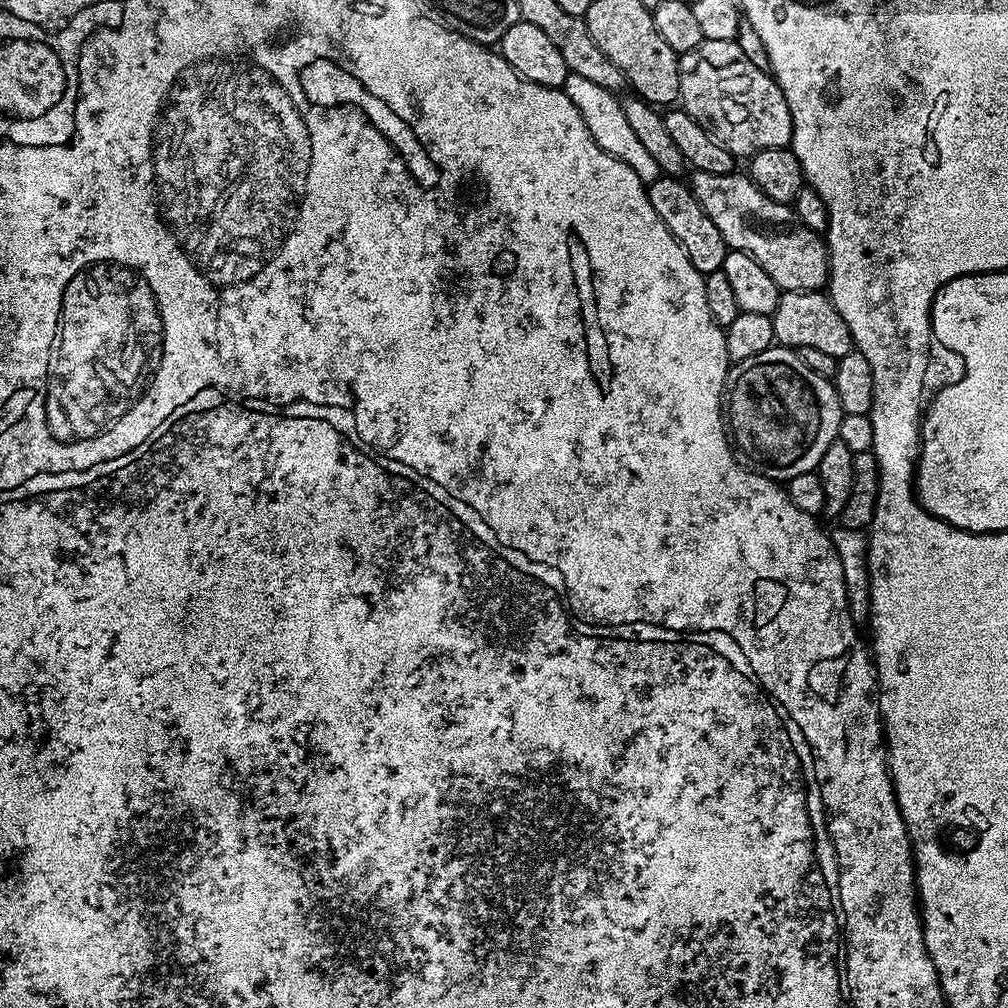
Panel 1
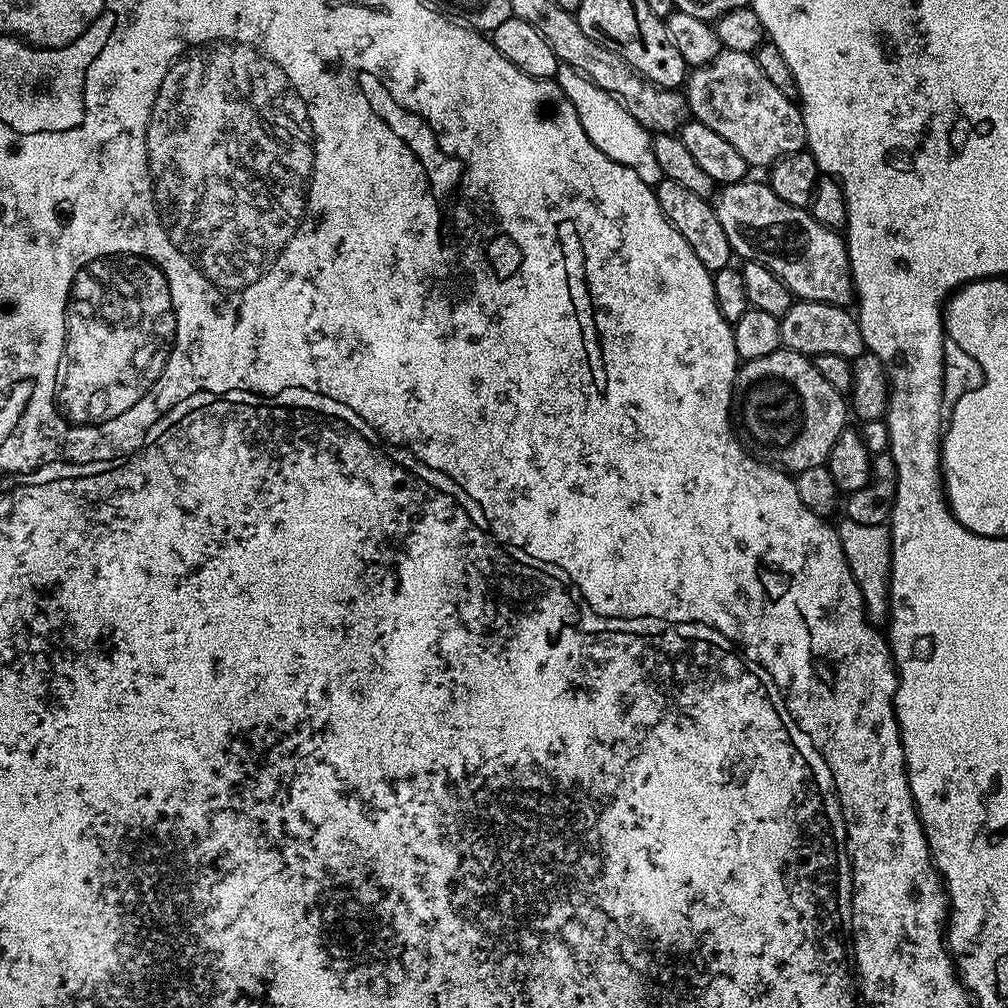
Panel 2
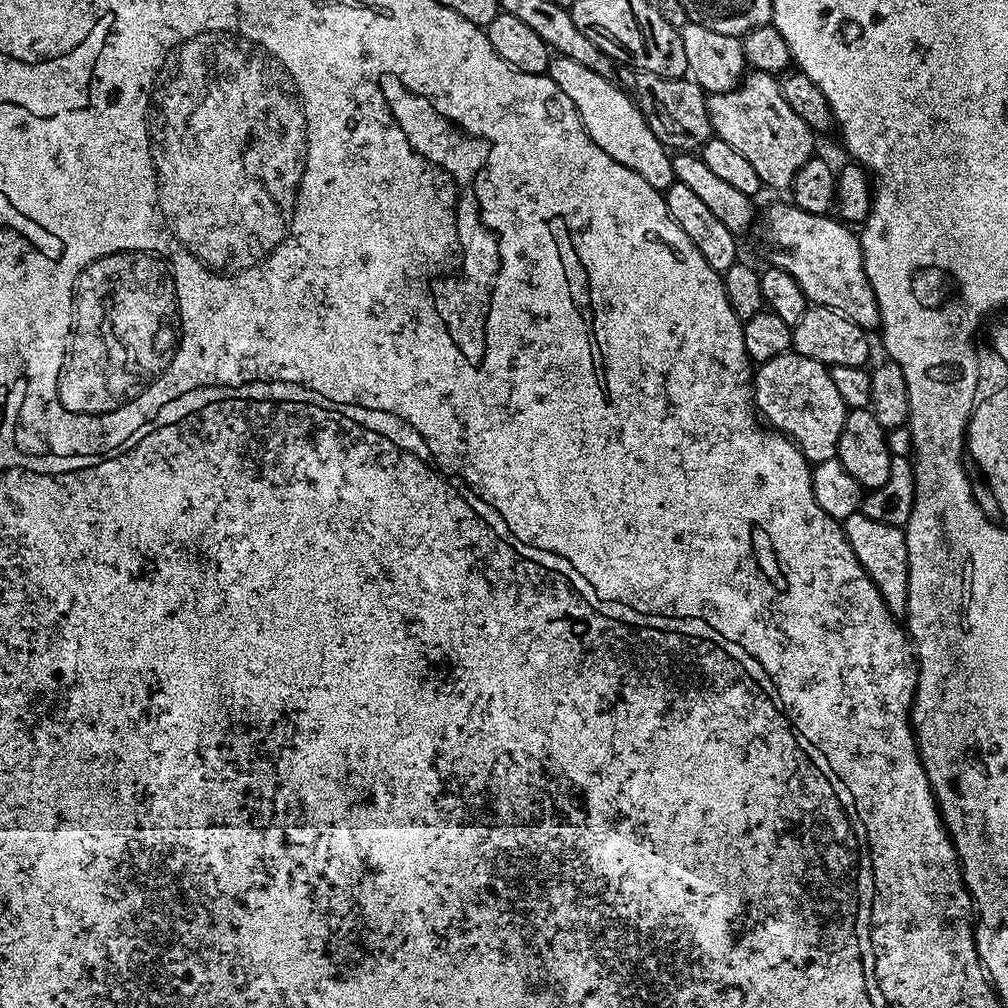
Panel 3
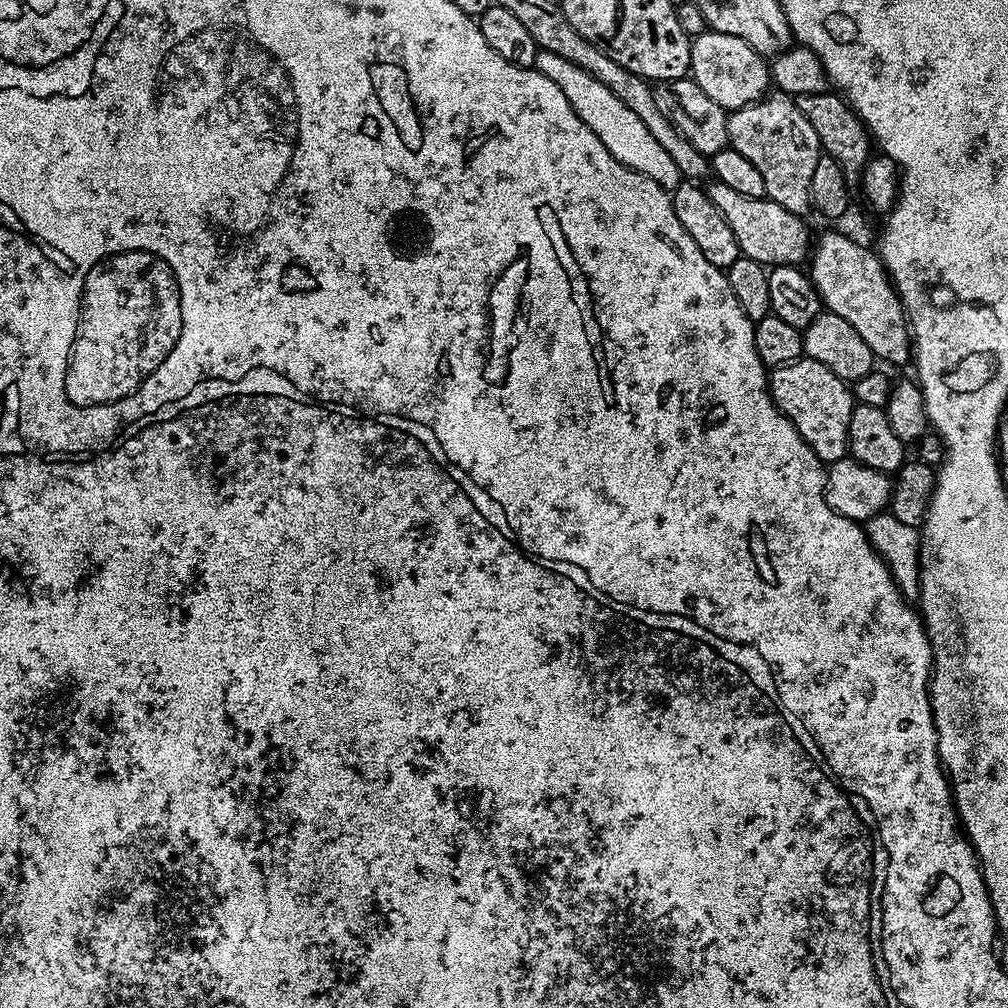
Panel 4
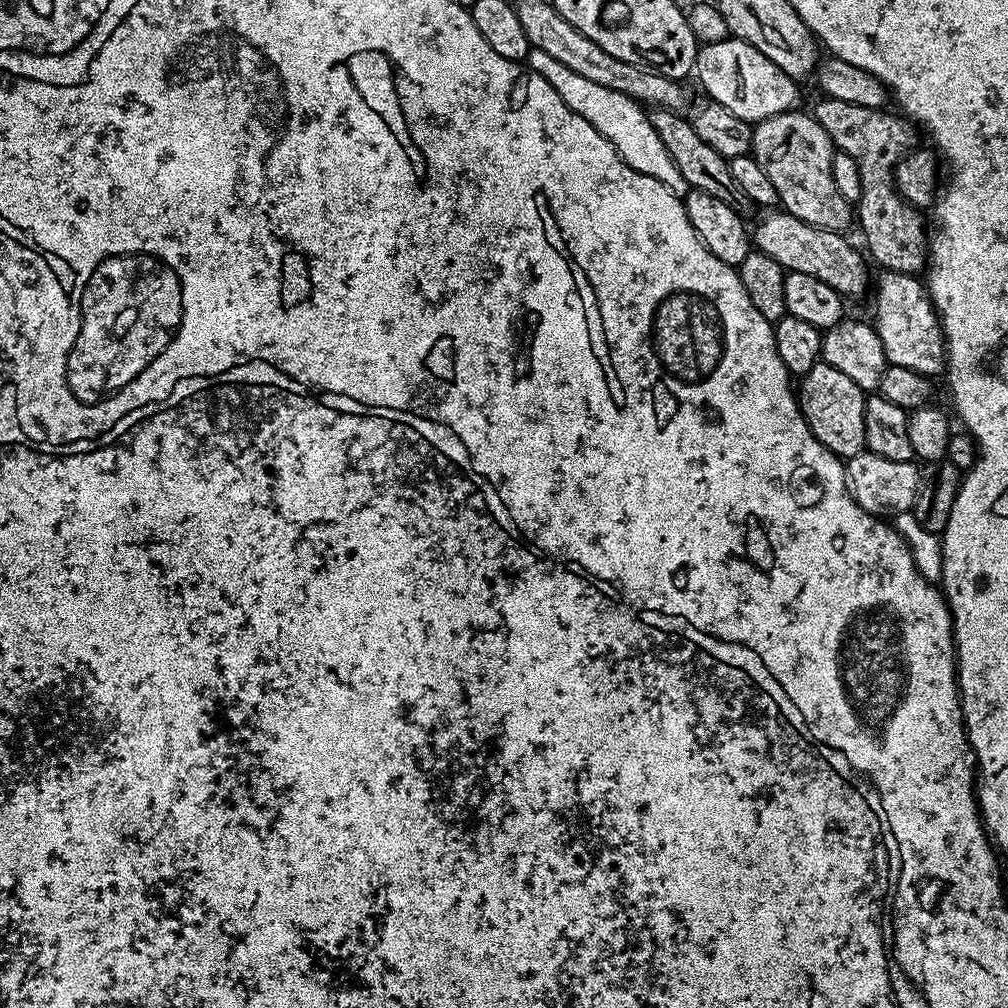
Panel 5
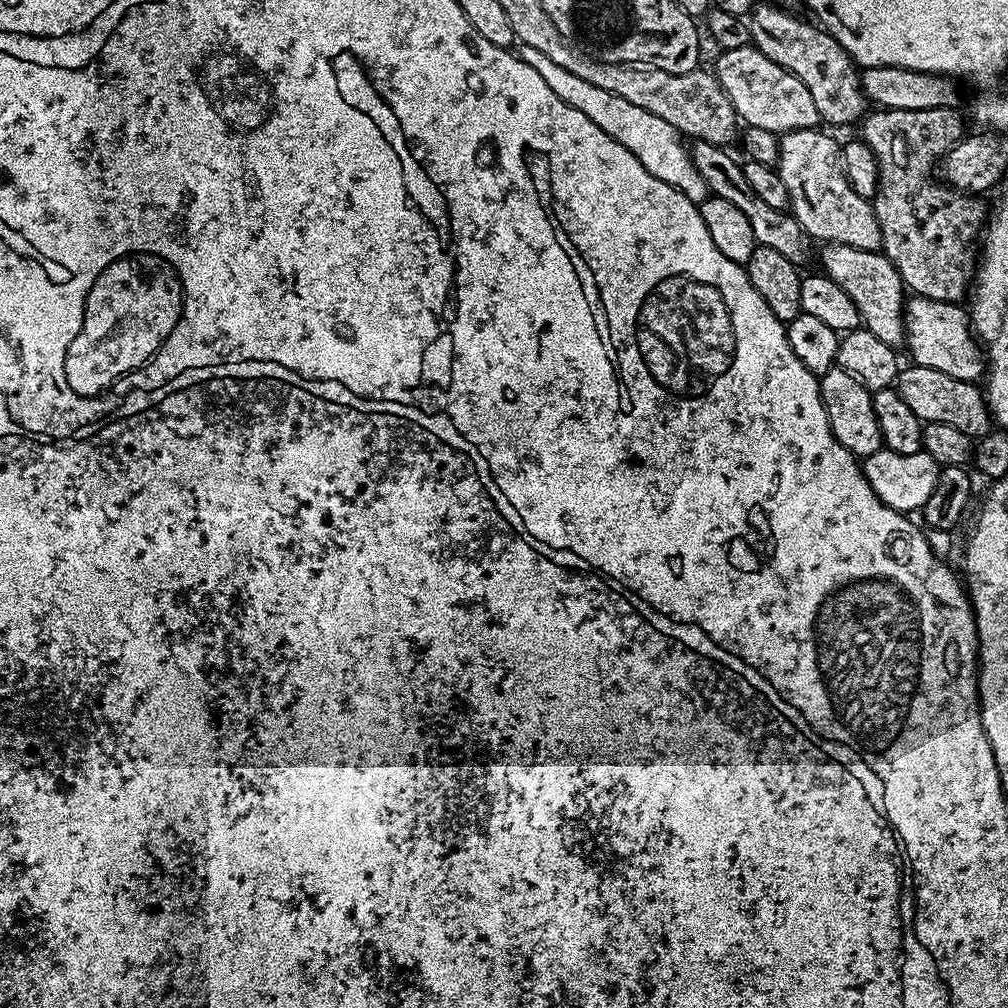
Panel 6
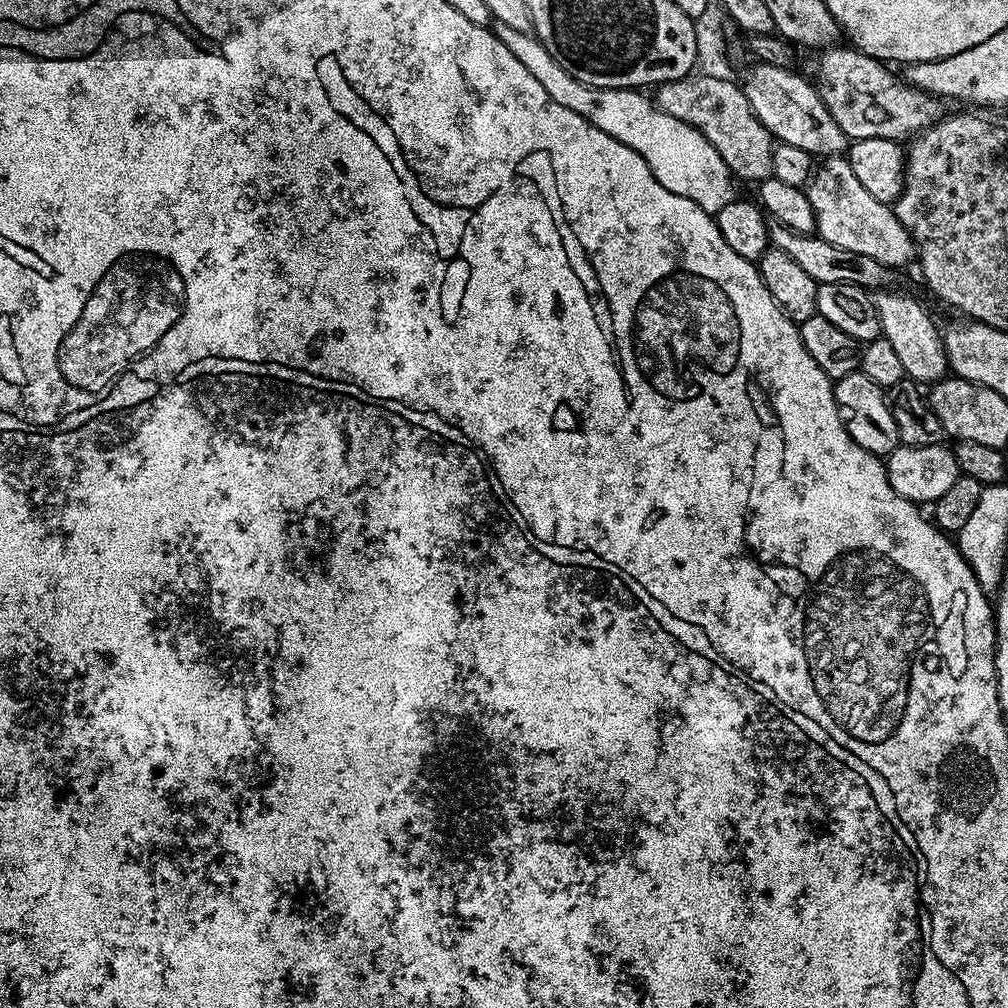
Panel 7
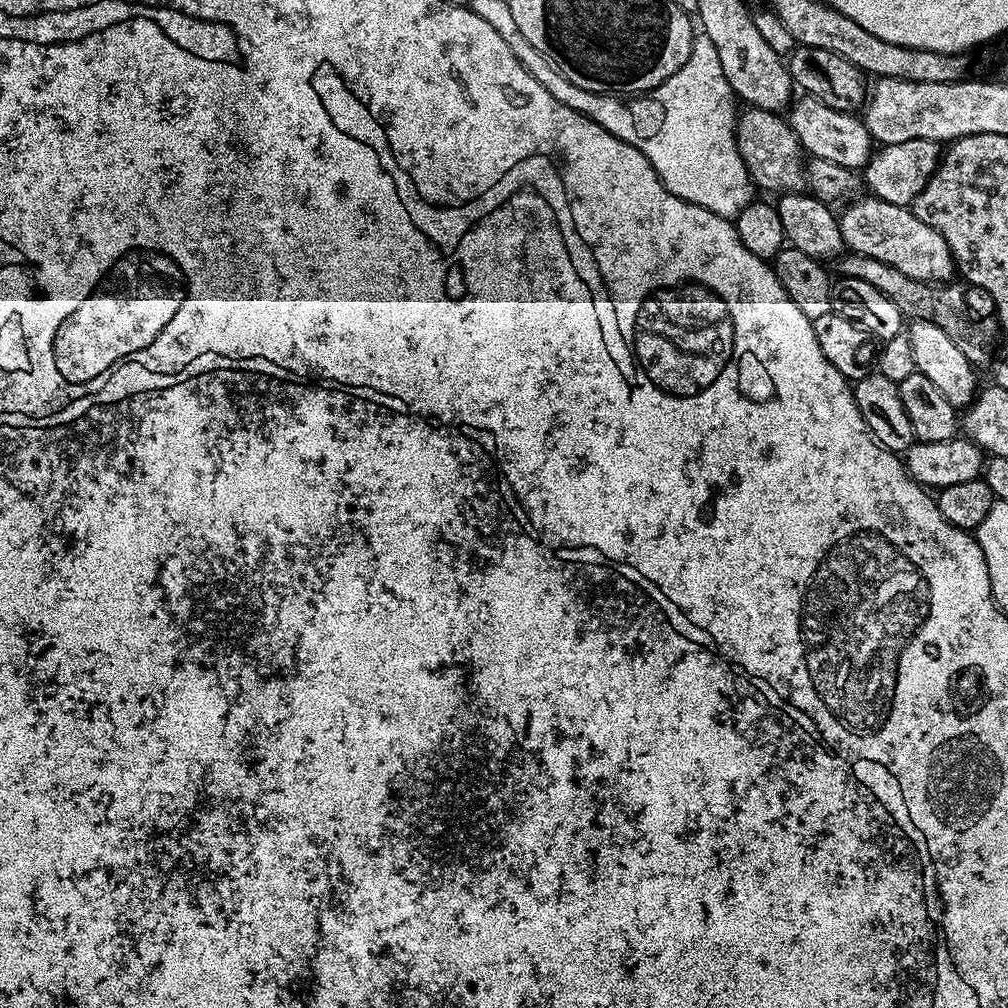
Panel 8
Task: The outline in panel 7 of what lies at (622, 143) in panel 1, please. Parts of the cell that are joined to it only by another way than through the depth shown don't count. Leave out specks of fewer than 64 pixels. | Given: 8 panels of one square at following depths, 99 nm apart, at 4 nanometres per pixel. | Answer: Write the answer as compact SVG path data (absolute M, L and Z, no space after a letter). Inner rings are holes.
M530 38L521 49L515 53L518 62L530 70L530 75L542 86L542 90L550 90L566 110L574 110L574 114L582 114L598 130L610 134L610 138L618 138L630 150L634 150L650 166L654 178L670 190L670 194L688 196L690 202L702 206L709 214L715 214L722 204L737 199L737 185L730 181L730 173L726 162L722 162L722 154L710 146L702 133L694 126L666 114L656 107L651 99L648 100L643 91L626 88L594 88L578 82L584 88L572 88L572 76L554 62L554 58L542 46L539 40Z

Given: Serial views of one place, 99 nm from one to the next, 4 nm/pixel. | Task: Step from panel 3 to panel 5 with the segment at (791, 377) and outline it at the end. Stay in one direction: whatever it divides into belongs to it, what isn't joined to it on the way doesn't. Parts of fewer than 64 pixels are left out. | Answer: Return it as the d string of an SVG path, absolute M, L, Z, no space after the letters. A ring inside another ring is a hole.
M823 362L812 367L806 375L798 380L798 399L800 409L818 442L826 446L836 456L847 458L865 451L866 418L864 417L864 402L866 393L842 370L834 370L834 366Z

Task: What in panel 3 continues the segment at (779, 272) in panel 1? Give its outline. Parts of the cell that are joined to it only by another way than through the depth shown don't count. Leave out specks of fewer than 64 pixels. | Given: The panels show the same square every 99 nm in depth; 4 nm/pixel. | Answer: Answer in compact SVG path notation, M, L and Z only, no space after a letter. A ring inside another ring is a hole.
M785 202L770 205L764 217L761 220L759 217L755 232L767 263L786 270L786 274L802 286L802 294L806 294L809 305L840 312L859 328L879 329L880 311L870 278L866 278L860 238L849 225L831 215L810 214Z

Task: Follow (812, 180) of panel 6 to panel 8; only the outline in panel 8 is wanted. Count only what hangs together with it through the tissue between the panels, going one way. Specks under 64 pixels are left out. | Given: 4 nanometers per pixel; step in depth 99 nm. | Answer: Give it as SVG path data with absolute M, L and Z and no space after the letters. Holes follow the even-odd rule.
M875 198L864 199L849 203L845 207L849 208L844 213L841 211L838 216L840 233L851 251L870 258L878 258L878 262L886 262L886 266L902 270L906 278L925 280L928 284L953 279L952 251L936 230L912 213L911 207L894 206L890 202L882 202Z

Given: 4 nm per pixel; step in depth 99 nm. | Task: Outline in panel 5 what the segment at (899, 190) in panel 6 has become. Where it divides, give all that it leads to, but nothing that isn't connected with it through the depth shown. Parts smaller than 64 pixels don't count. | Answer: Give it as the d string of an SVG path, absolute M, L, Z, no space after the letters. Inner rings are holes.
M820 98L814 115L822 130L826 130L832 139L833 149L850 154L858 166L862 194L855 201L854 216L858 224L860 220L860 228L864 231L863 247L867 255L873 261L876 259L881 269L920 274L926 268L926 228L924 232L924 220L920 217L923 215L921 209L907 204L900 197L895 174L896 163L917 143L917 129L913 121L895 111L888 111L854 106L854 102Z

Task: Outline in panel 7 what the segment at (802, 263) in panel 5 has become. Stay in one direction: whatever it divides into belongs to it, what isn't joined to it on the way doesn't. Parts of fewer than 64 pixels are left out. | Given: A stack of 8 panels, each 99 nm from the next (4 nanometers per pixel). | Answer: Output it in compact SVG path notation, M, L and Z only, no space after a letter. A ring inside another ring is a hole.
M877 291L874 296L882 339L890 342L890 346L894 346L898 358L902 361L902 370L907 379L915 380L921 386L937 384L950 372L941 329L939 327L936 329L931 314L914 297L907 296L904 292L888 291Z

